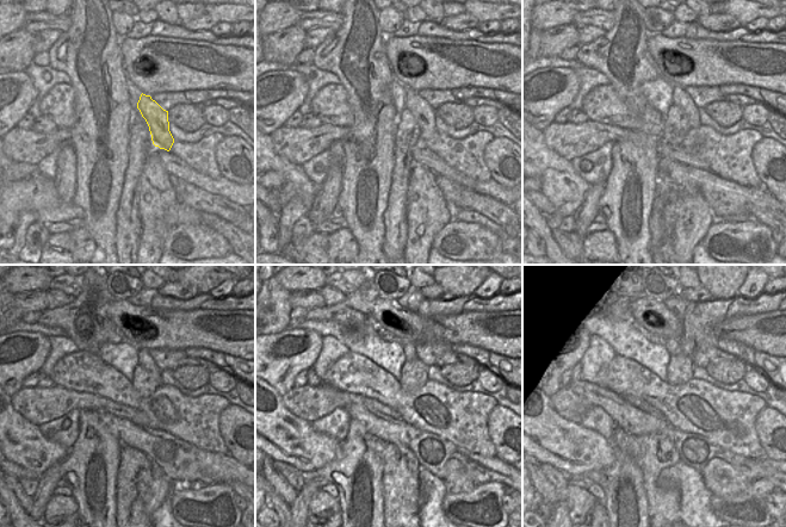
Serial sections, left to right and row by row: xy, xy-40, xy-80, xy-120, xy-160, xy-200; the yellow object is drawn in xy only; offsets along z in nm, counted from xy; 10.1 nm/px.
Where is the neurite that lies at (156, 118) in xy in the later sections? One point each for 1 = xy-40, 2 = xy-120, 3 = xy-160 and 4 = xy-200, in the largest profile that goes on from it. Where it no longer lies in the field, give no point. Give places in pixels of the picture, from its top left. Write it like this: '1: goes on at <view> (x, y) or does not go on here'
1: goes on at xy-40 (424, 113)
2: goes on at xy-120 (143, 358)
3: goes on at xy-160 (409, 351)
4: goes on at xy-200 (673, 346)

